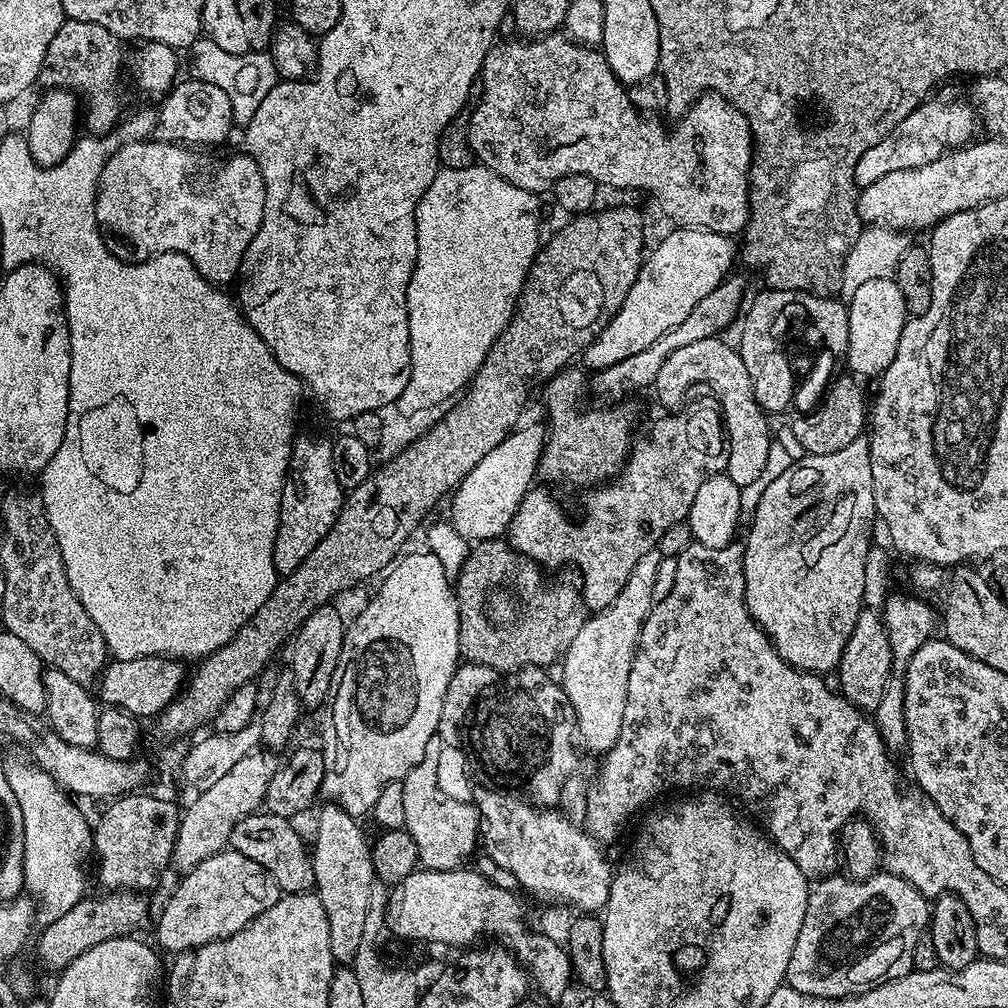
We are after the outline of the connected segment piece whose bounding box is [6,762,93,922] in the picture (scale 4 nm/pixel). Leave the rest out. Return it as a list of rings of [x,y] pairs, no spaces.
[[[27,763],[7,765],[6,771],[10,790],[14,790],[14,798],[18,798],[18,806],[22,810],[24,886],[27,895],[38,905],[39,915],[51,922],[62,918],[70,906],[85,899],[79,852],[89,851],[93,843],[93,829],[87,818],[71,804],[73,801],[69,793],[57,784],[56,779],[35,763]]]

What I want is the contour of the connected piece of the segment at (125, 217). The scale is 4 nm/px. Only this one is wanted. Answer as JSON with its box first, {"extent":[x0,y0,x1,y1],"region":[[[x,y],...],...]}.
{"extent":[96,138,266,286],"region":[[[155,138],[122,146],[102,170],[96,193],[96,223],[129,240],[138,251],[144,252],[140,254],[177,252],[188,256],[202,278],[217,286],[228,286],[239,277],[246,246],[254,242],[254,234],[258,234],[258,226],[262,226],[262,210],[266,206],[262,170],[258,170],[247,154],[232,156],[207,184],[195,158],[188,152],[191,151],[180,144]]]}

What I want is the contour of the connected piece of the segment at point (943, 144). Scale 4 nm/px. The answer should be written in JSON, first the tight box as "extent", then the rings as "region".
{"extent":[857,98,978,188],"region":[[[935,98],[925,100],[909,116],[902,118],[902,122],[898,122],[898,126],[882,138],[882,142],[870,146],[870,150],[858,158],[857,185],[865,188],[870,186],[870,182],[878,182],[878,178],[883,178],[885,174],[894,174],[894,170],[914,170],[918,166],[926,166],[926,162],[934,162],[946,150],[967,145],[977,135],[978,117],[967,103],[964,104],[951,104],[948,100]]]}

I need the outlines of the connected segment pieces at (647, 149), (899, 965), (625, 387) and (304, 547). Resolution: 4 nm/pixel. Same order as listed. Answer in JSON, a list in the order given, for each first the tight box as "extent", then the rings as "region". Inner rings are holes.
[{"extent":[467,30,752,237],"region":[[[557,30],[547,34],[541,34],[535,38],[515,38],[508,40],[504,45],[500,42],[493,43],[492,49],[486,54],[484,65],[480,67],[478,77],[478,88],[480,101],[476,104],[476,109],[472,112],[472,117],[467,117],[468,141],[472,147],[473,157],[483,167],[490,169],[494,174],[498,174],[506,182],[518,186],[524,192],[540,194],[547,193],[558,181],[566,178],[567,175],[589,176],[596,181],[597,185],[608,188],[637,188],[640,192],[649,192],[656,199],[656,204],[669,216],[673,225],[682,228],[701,228],[707,232],[717,232],[723,236],[735,237],[743,233],[748,227],[748,222],[752,214],[750,203],[750,177],[752,174],[752,131],[748,125],[748,120],[735,106],[728,103],[724,96],[719,96],[716,92],[706,92],[693,102],[692,107],[675,121],[672,132],[667,132],[658,119],[652,118],[647,124],[645,117],[641,115],[635,105],[628,97],[629,89],[625,83],[615,76],[614,70],[607,64],[607,58],[603,51],[587,44],[577,44],[571,36],[563,31]]]},{"extent":[786,870,929,1000],"region":[[[883,870],[864,879],[840,875],[833,874],[819,881],[809,891],[806,918],[802,918],[802,930],[798,930],[798,942],[794,942],[786,977],[787,987],[798,990],[798,994],[837,1000],[843,996],[861,996],[872,988],[902,978],[913,971],[914,946],[918,946],[918,938],[929,927],[929,897],[910,886],[910,882]]]},{"extent":[591,277,745,402],"region":[[[734,277],[725,279],[710,294],[706,294],[706,298],[702,298],[702,302],[698,302],[698,306],[694,306],[694,310],[690,310],[686,322],[682,322],[678,326],[674,326],[674,330],[662,334],[662,338],[658,338],[658,342],[654,342],[654,346],[641,350],[639,354],[633,354],[631,358],[622,358],[622,362],[614,362],[614,366],[599,369],[593,375],[596,376],[593,380],[591,377],[591,391],[593,388],[598,395],[605,396],[608,399],[605,401],[620,402],[627,397],[624,396],[627,392],[636,392],[639,388],[651,389],[656,383],[659,371],[662,370],[663,362],[666,358],[670,358],[670,354],[674,354],[674,350],[682,350],[682,346],[690,346],[690,342],[702,342],[702,338],[719,337],[723,328],[730,327],[735,320],[737,323],[745,300],[744,286]]]},{"extent":[274,435,345,577],"region":[[[297,435],[292,442],[292,457],[288,476],[282,486],[280,521],[274,538],[274,566],[281,577],[288,576],[310,555],[310,550],[326,538],[330,526],[338,518],[344,505],[345,489],[338,486],[332,461],[332,440],[320,436]]]}]

